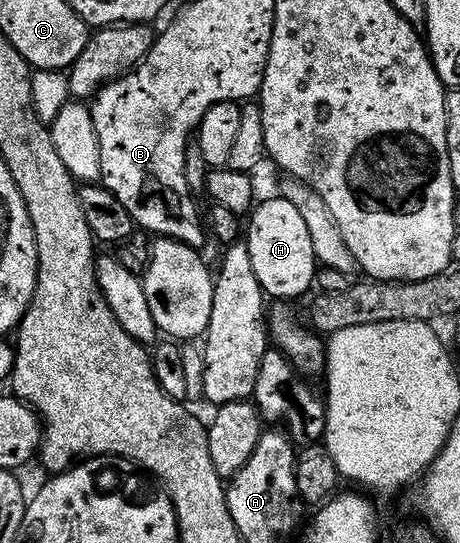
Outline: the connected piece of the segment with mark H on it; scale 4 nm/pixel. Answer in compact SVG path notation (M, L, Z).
M273 195L269 201L264 201L251 210L250 216L246 221L246 242L250 255L250 265L253 273L257 277L263 292L272 299L292 299L288 297L300 297L312 285L312 280L316 277L318 262L314 255L314 247L310 243L310 234L306 232L306 223L299 213L298 207L290 203L285 197Z

